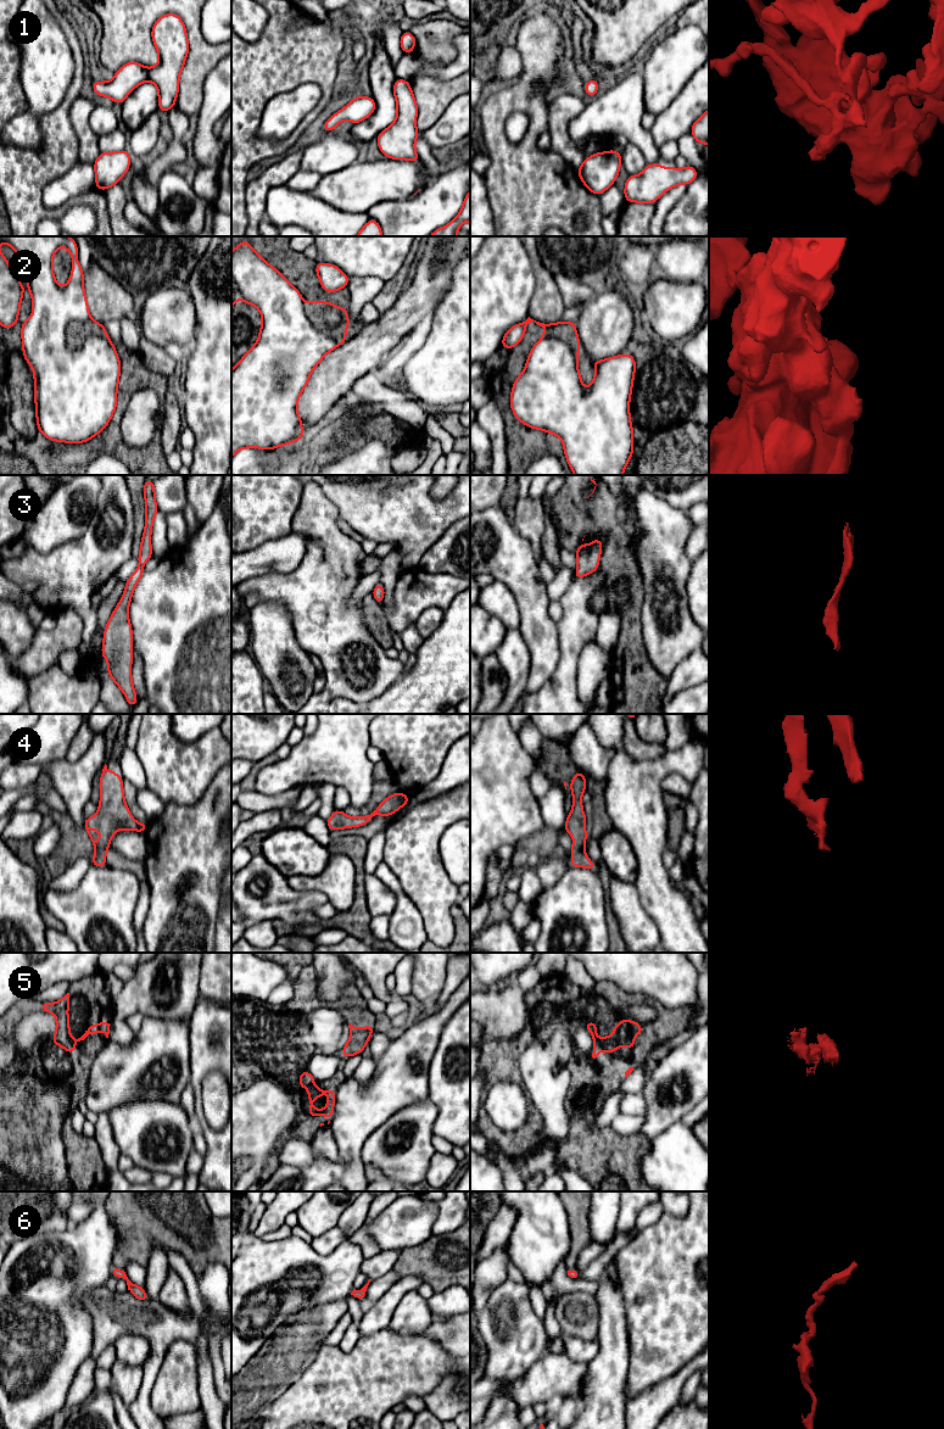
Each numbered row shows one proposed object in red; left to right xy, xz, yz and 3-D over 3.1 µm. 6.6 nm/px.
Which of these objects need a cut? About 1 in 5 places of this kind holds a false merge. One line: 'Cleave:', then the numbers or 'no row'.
Cleave: 2

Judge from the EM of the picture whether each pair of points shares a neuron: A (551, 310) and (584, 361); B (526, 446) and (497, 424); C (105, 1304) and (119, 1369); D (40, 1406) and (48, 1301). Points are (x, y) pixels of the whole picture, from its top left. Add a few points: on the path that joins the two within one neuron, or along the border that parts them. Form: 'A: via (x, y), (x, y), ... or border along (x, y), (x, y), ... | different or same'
A: border along (529, 316), (545, 323), (557, 322) | different
B: border along (496, 405), (504, 423), (506, 455), (508, 459) | different
C: border along (109, 1371), (111, 1384), (121, 1397) | different
D: via (50, 1379), (63, 1356), (68, 1339), (65, 1324) | same

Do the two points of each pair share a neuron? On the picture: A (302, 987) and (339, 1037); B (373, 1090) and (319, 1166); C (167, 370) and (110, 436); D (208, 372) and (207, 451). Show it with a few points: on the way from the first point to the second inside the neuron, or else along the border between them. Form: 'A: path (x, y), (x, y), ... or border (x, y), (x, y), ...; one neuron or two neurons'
A: border (344, 1021), (336, 1009), (314, 1008), (303, 1031); two neurons
B: path (357, 1114), (351, 1125), (350, 1154), (342, 1161); one neuron
C: border (140, 357), (147, 368), (163, 374), (168, 379); two neurons
D: path (208, 391), (208, 431); one neuron

